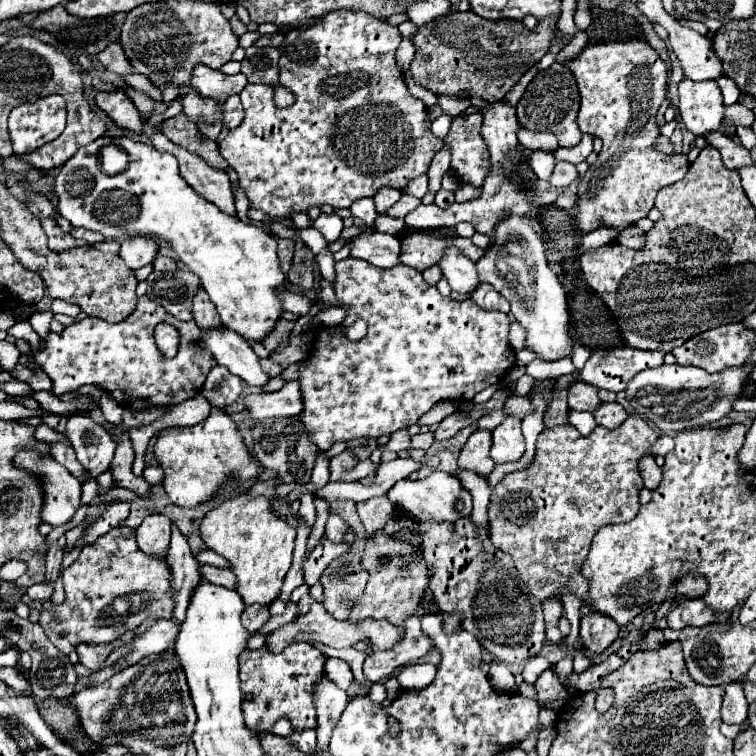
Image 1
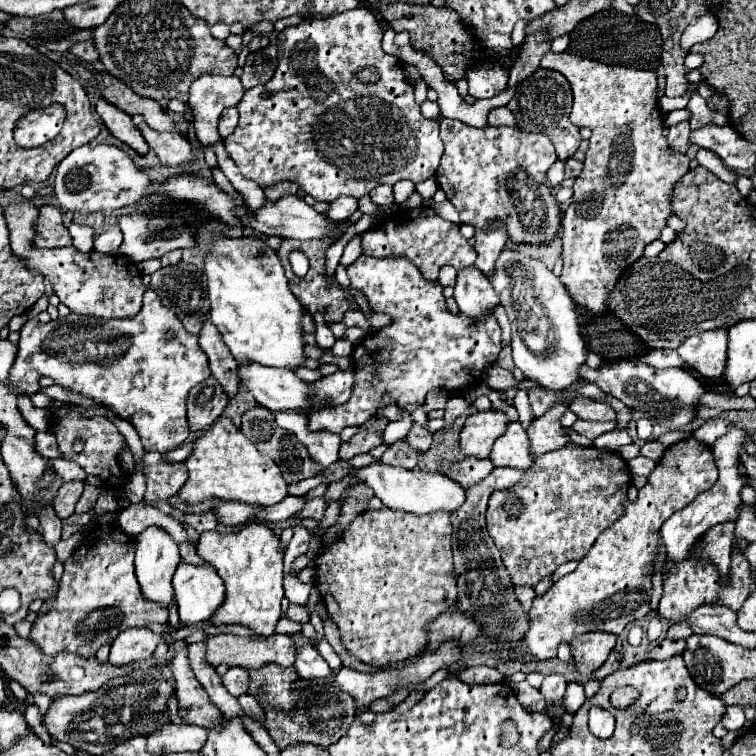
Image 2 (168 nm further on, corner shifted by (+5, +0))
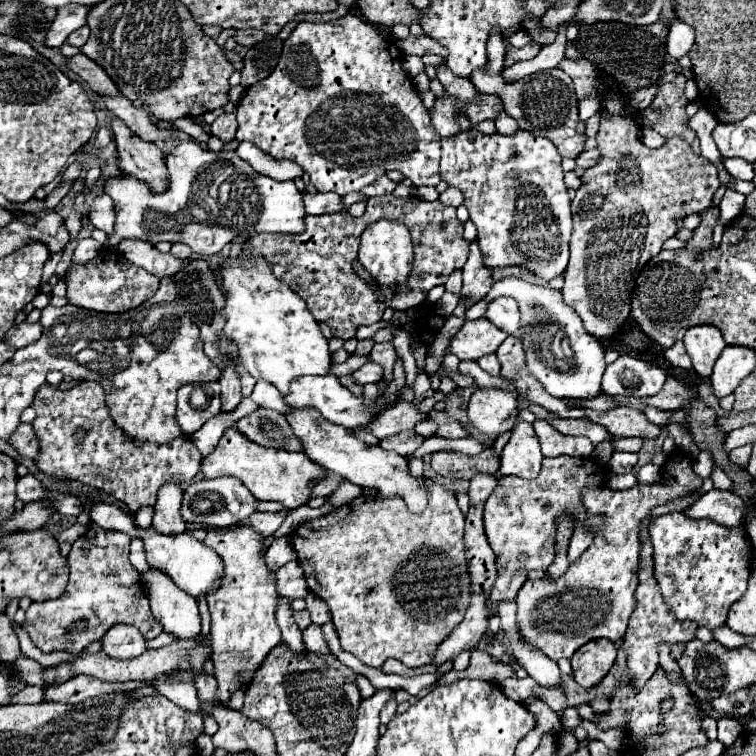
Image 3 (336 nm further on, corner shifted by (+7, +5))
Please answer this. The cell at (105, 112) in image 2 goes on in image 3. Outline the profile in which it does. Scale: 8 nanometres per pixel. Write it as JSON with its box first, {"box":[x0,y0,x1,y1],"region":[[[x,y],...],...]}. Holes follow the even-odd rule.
{"box":[113,117,169,193],"region":[[[113,117],[113,135],[117,143],[117,165],[123,173],[145,181],[151,193],[167,189],[169,171],[165,169],[165,155],[155,143],[145,143],[131,129]]]}

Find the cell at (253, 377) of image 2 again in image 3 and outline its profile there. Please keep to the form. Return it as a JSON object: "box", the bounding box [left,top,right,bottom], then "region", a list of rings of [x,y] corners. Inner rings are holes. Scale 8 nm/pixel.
{"box":[285,375,393,429],"region":[[[325,375],[325,377],[299,377],[291,383],[291,395],[285,397],[287,405],[295,405],[295,407],[315,407],[321,411],[321,415],[331,421],[331,423],[339,423],[347,429],[355,429],[355,427],[367,427],[373,417],[377,417],[377,413],[383,413],[387,407],[393,407],[393,401],[385,399],[383,393],[377,395],[377,399],[373,403],[365,403],[363,395],[355,395],[351,393],[347,387],[343,387],[339,383],[339,379],[335,375]]]}

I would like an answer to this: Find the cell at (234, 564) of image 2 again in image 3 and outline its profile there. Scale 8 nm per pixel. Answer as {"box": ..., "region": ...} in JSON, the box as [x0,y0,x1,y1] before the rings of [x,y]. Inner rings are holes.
{"box":[203,527,281,705],"region":[[[235,527],[235,529],[209,529],[203,541],[207,547],[215,549],[215,553],[223,561],[223,575],[221,585],[209,593],[207,603],[211,611],[211,639],[213,639],[213,677],[217,679],[217,693],[215,701],[221,705],[229,705],[235,691],[245,691],[253,679],[253,673],[261,667],[267,653],[281,643],[281,631],[275,623],[275,605],[277,605],[277,591],[275,591],[275,573],[269,573],[265,565],[263,551],[263,537],[257,535],[251,527]]]}

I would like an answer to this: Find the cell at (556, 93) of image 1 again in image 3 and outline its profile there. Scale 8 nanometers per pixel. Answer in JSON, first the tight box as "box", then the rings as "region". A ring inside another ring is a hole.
{"box":[471,33,587,159],"region":[[[493,33],[493,37],[489,37],[487,42],[488,62],[484,67],[477,68],[471,73],[471,83],[481,93],[499,95],[505,103],[505,113],[511,115],[513,119],[517,119],[521,129],[525,129],[533,135],[551,139],[563,157],[577,159],[583,151],[587,135],[585,135],[585,123],[579,119],[577,95],[573,89],[571,77],[565,71],[561,71],[559,67],[553,67],[553,69],[537,71],[537,73],[525,77],[523,81],[505,83],[502,77],[505,49],[503,33]]]}

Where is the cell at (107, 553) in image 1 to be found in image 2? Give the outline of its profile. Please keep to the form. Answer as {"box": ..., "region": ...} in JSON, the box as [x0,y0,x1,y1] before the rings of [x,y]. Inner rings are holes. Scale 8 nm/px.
{"box":[31,526,167,658],"region":[[[101,526],[97,528],[87,542],[83,542],[81,552],[75,552],[65,560],[65,572],[59,582],[59,592],[53,608],[39,616],[31,630],[31,640],[41,646],[45,654],[57,654],[57,652],[73,652],[83,654],[83,658],[93,658],[95,652],[103,644],[111,644],[121,630],[135,628],[135,626],[147,626],[151,622],[165,624],[167,622],[167,610],[151,600],[145,600],[141,596],[141,586],[135,576],[133,568],[133,542],[123,530],[113,526]]]}

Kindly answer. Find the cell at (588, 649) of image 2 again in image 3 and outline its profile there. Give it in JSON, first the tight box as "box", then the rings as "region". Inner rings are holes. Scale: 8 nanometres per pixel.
{"box":[573,639,617,689],"region":[[[597,639],[585,643],[573,657],[573,677],[583,689],[591,689],[603,681],[603,677],[613,667],[617,655],[615,643],[609,643],[607,639]]]}

